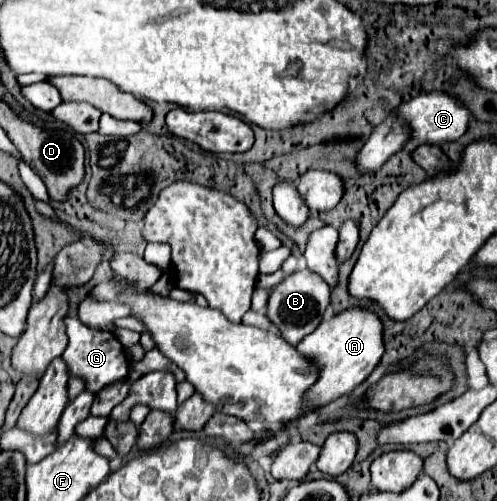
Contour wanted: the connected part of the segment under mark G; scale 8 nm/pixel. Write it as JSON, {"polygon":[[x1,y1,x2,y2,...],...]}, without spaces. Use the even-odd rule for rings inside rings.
{"polygon":[[64,317,66,333,70,337,70,343,66,347,66,367,70,377,80,377,84,379,86,391,98,393,104,387,118,383,128,377,128,357,120,341,116,339,114,333,110,331,100,331,100,329,90,329,88,325,76,321,76,317]]}

